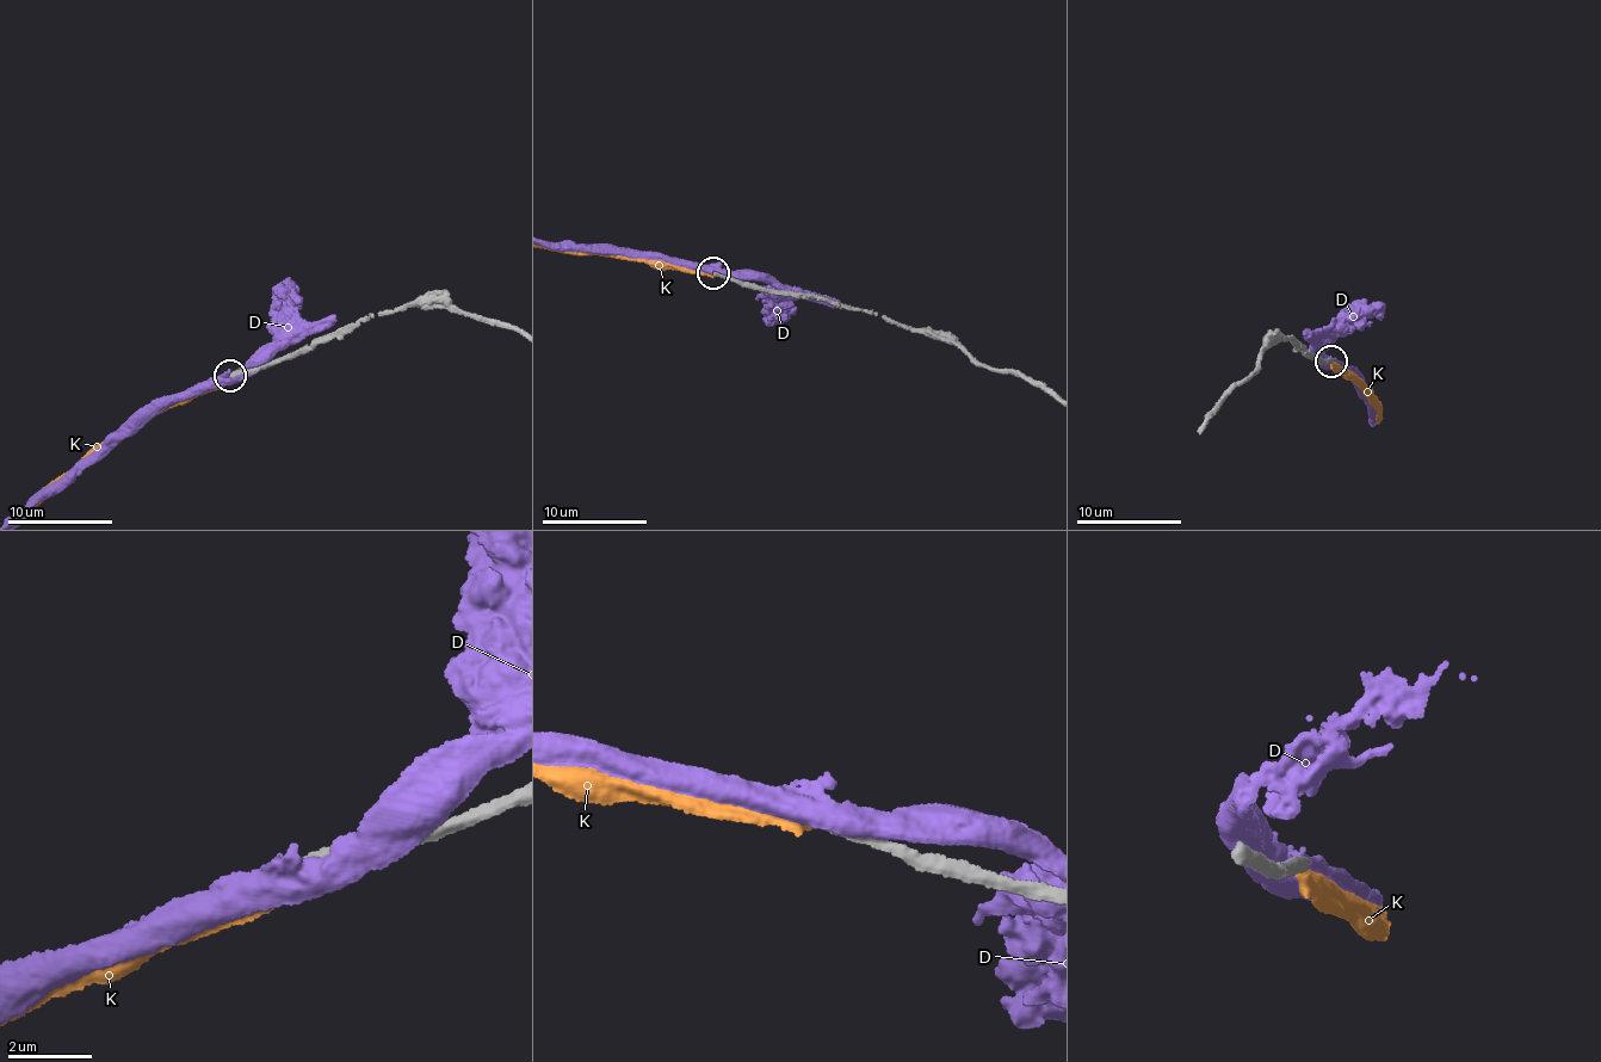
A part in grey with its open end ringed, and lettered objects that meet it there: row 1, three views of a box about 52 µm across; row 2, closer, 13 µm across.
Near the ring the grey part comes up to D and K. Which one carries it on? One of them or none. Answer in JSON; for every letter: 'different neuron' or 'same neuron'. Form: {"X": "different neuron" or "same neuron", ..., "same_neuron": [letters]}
{"D": "different neuron", "K": "different neuron", "same_neuron": []}

